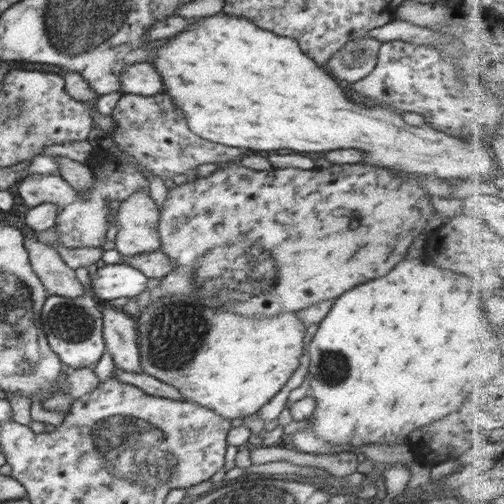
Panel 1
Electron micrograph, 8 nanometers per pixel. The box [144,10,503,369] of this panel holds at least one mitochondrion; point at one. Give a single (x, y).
(247, 266)

